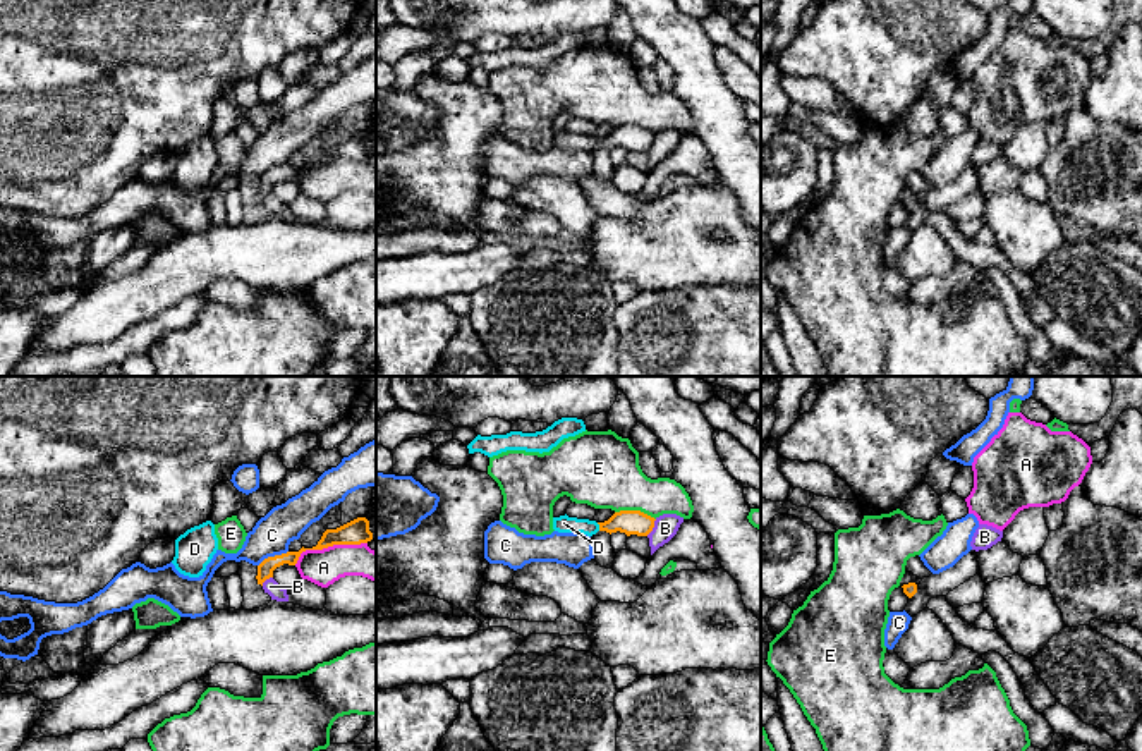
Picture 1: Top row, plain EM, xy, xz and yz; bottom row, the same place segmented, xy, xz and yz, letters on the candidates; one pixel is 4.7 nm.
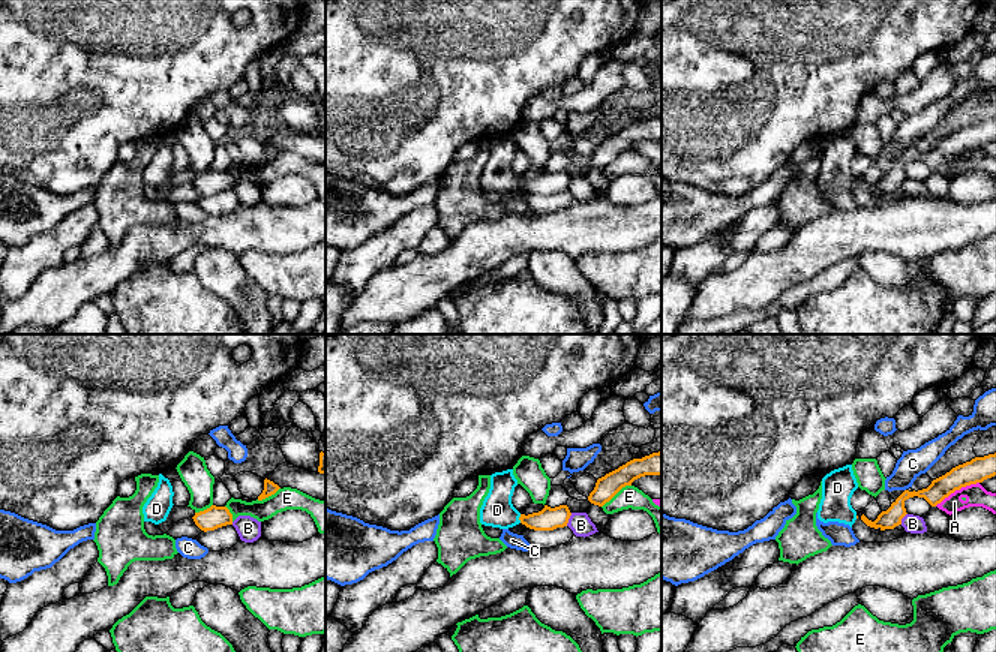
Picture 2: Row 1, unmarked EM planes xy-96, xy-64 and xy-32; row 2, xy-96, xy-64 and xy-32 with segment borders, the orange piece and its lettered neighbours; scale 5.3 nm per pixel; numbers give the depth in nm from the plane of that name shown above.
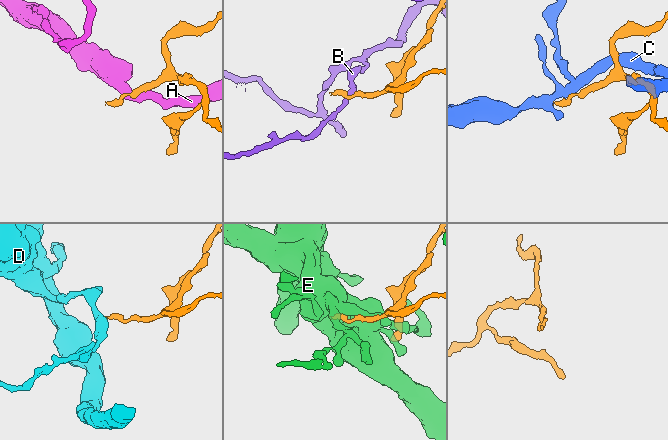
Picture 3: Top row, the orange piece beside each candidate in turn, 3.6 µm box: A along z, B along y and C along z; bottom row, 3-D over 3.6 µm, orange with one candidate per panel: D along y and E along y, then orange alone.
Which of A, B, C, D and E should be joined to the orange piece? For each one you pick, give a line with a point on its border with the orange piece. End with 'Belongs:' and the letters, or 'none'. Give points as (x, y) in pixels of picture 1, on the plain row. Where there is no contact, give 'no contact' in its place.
D: contact xz (600, 141)
Belongs: D

